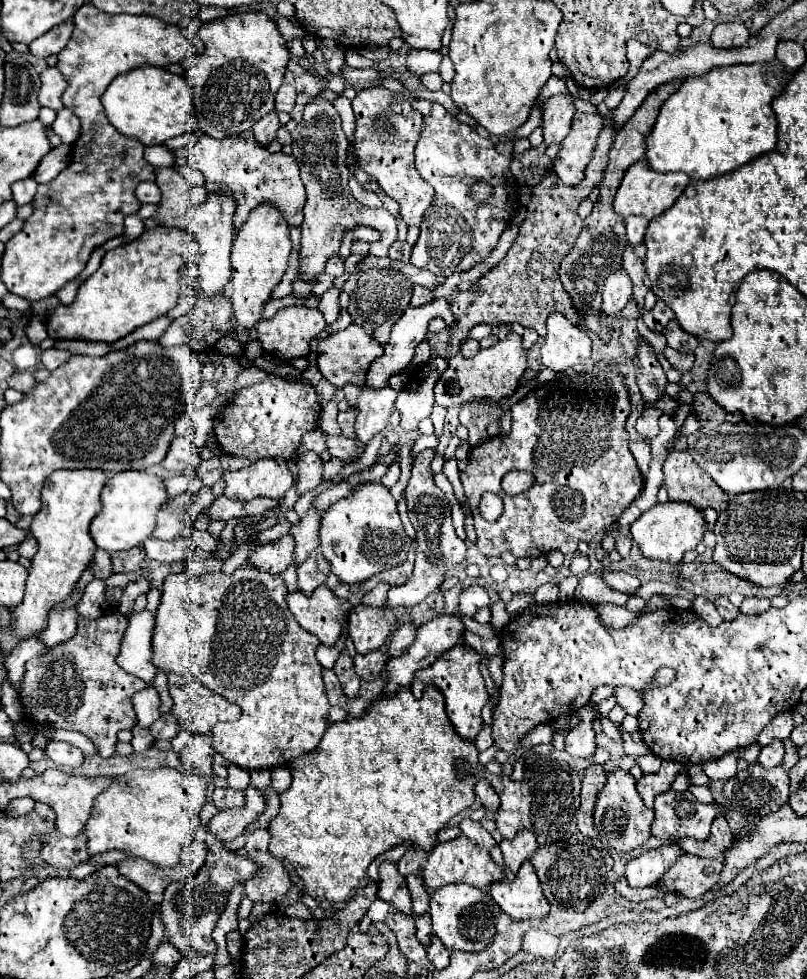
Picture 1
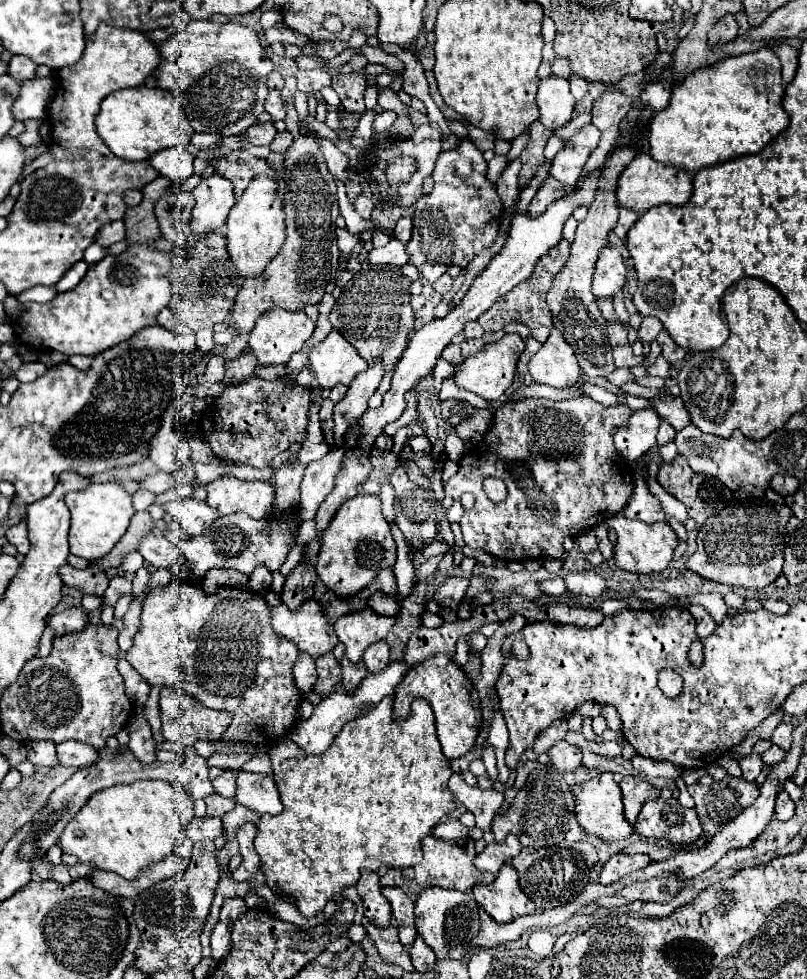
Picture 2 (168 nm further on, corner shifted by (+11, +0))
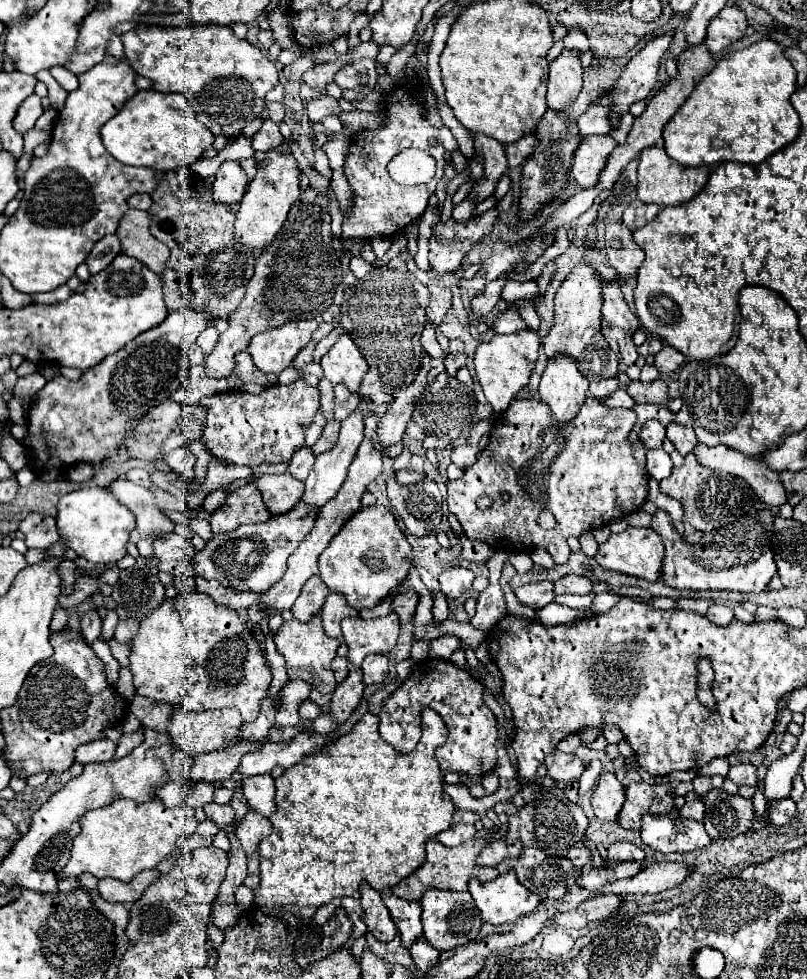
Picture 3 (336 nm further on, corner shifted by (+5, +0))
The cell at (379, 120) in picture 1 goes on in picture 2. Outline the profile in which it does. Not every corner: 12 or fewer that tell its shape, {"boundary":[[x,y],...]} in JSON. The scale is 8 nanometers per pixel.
{"boundary":[[336,75],[332,89],[350,113],[364,111],[366,75]]}

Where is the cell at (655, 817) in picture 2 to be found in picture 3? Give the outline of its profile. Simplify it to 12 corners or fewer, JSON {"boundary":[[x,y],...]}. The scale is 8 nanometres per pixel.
{"boundary":[[678,809],[642,817],[642,843],[686,853],[712,841],[704,823]]}

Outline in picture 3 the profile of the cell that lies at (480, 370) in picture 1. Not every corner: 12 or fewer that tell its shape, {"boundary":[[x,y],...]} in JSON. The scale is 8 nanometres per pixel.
{"boundary":[[532,329],[478,345],[476,379],[494,413],[528,385]]}

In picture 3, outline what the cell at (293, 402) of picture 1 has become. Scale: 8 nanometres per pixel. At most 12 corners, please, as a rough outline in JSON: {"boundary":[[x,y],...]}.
{"boundary":[[304,379],[204,397],[208,451],[290,461],[320,407]]}

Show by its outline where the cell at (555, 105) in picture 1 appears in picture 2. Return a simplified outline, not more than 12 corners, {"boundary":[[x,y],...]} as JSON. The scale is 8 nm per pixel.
{"boundary":[[556,75],[538,89],[540,123],[558,129],[574,111],[568,81]]}

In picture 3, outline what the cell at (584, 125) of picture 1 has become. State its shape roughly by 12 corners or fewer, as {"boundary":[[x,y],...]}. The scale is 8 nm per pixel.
{"boundary":[[610,135],[580,141],[572,177],[594,187],[616,141]]}

